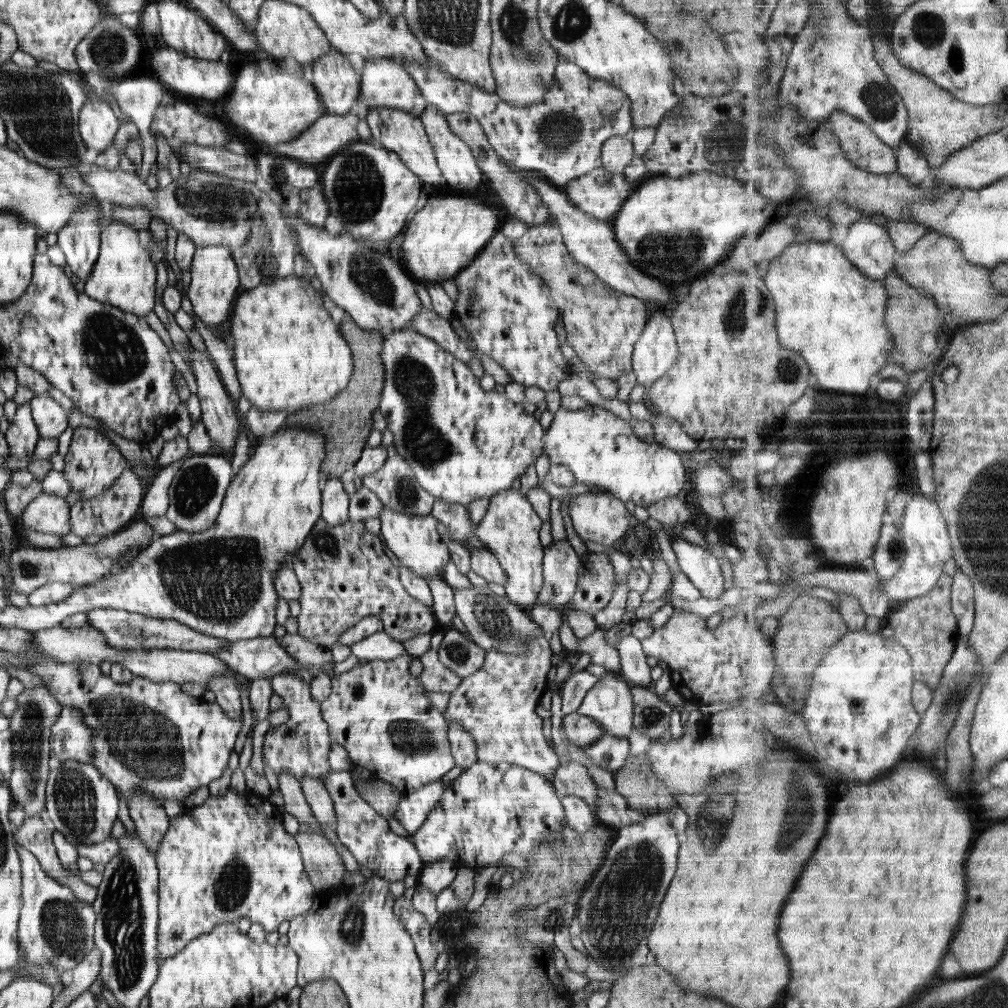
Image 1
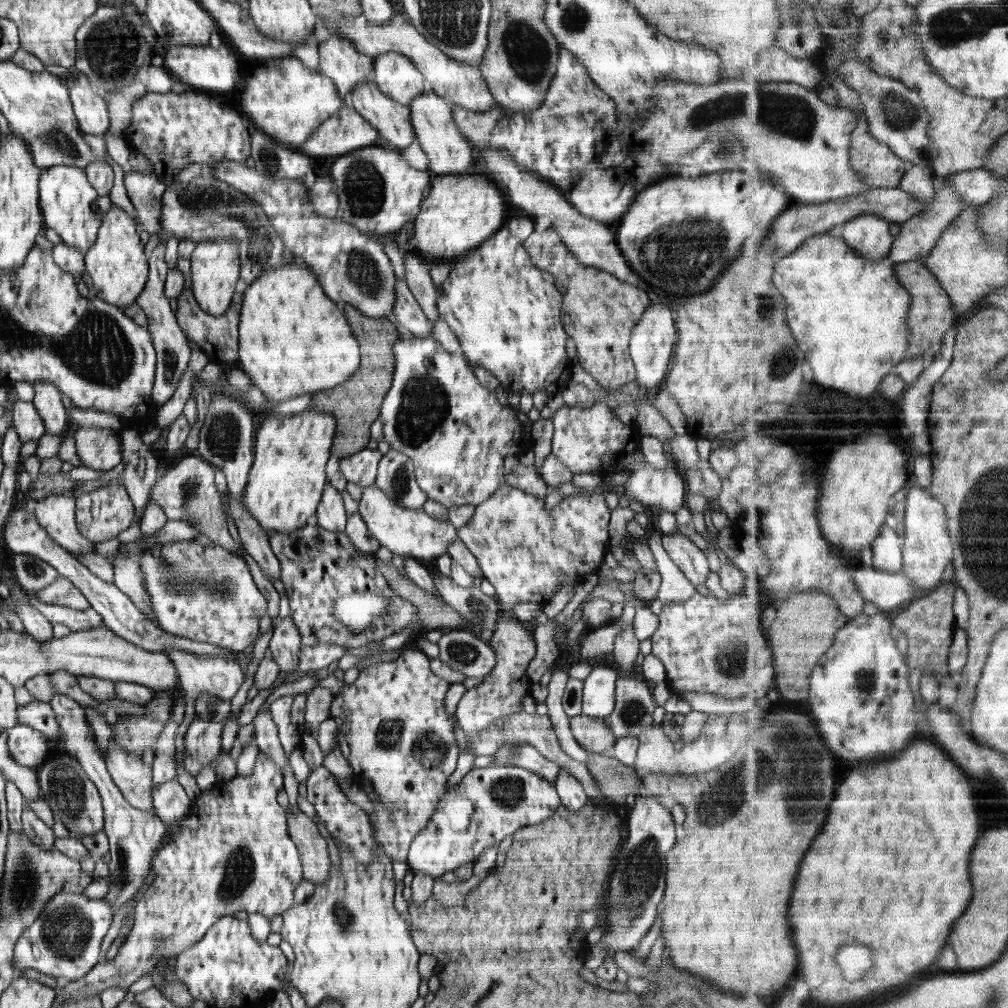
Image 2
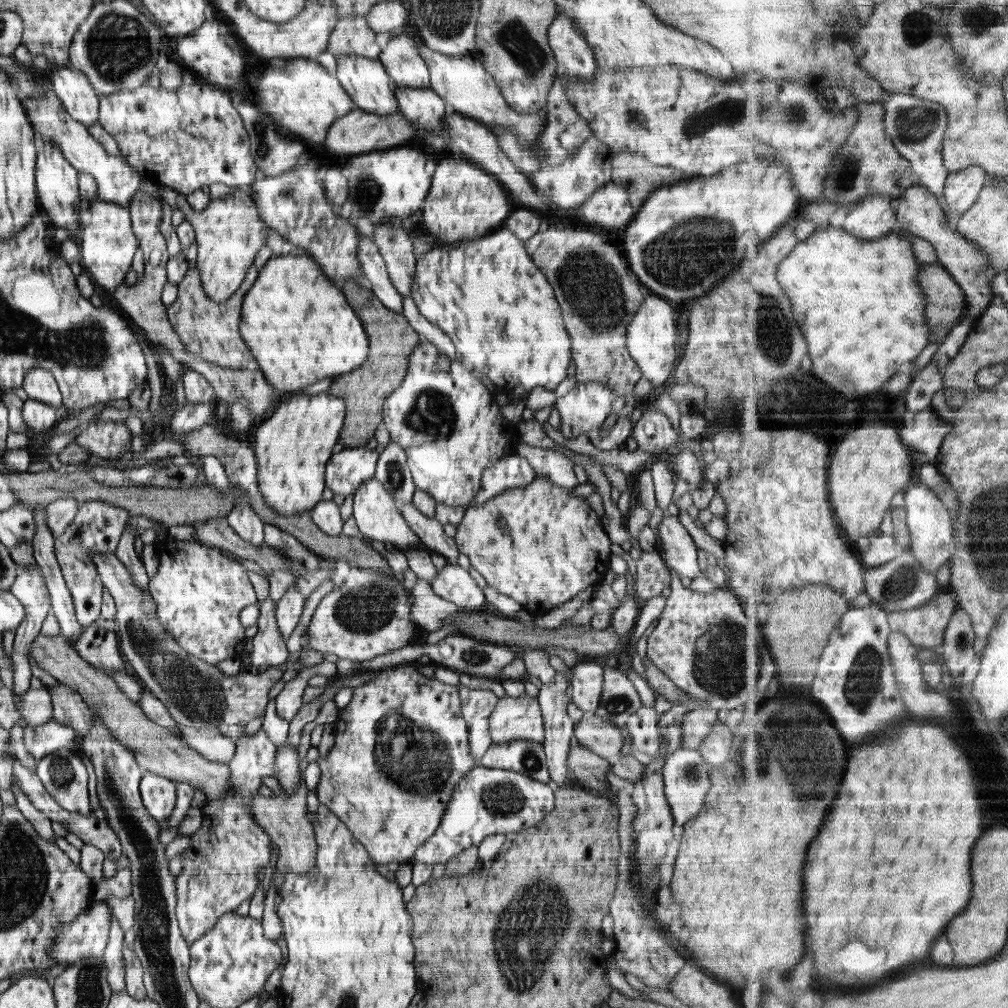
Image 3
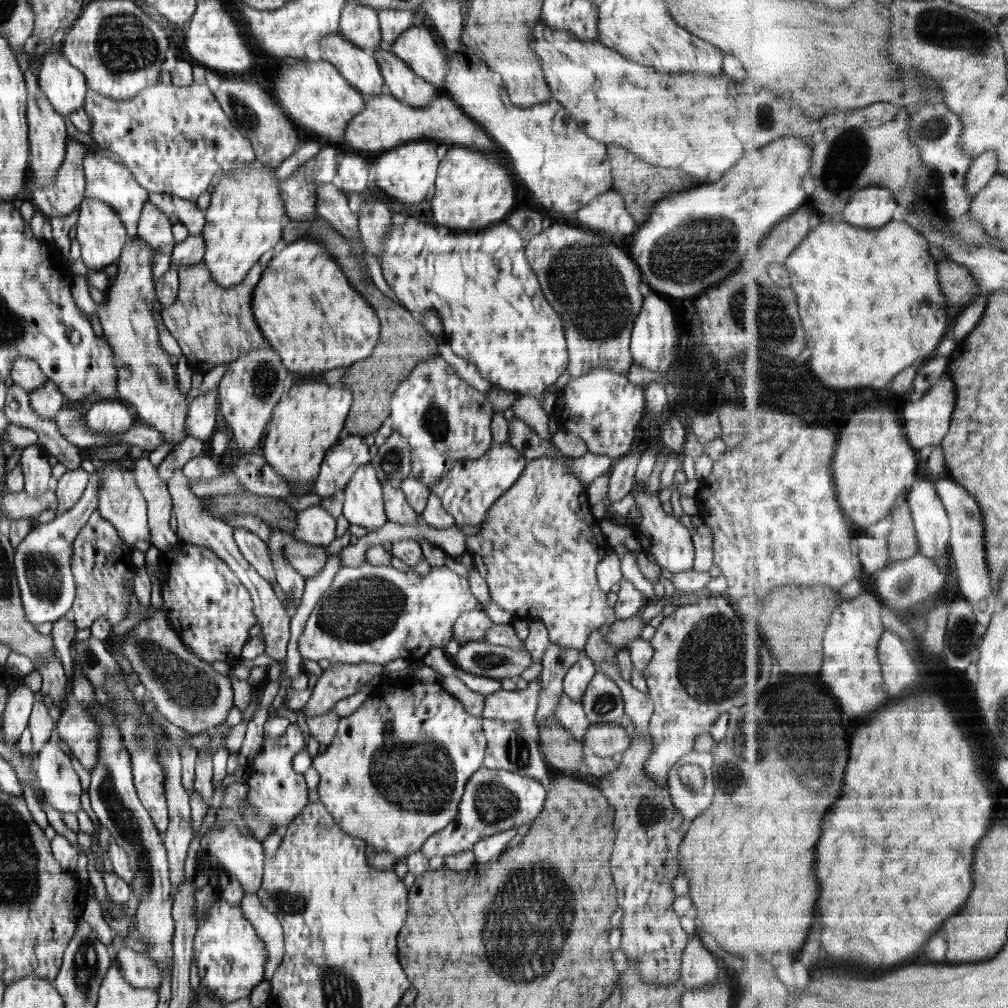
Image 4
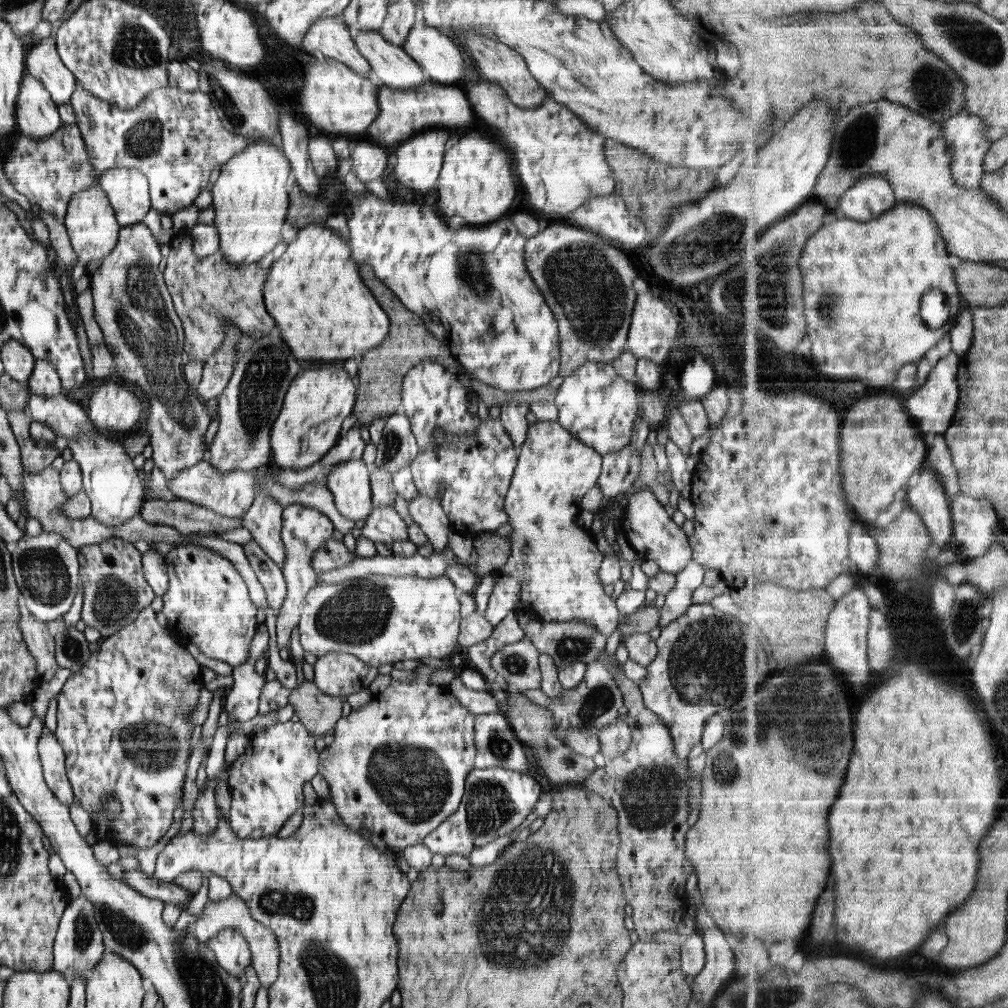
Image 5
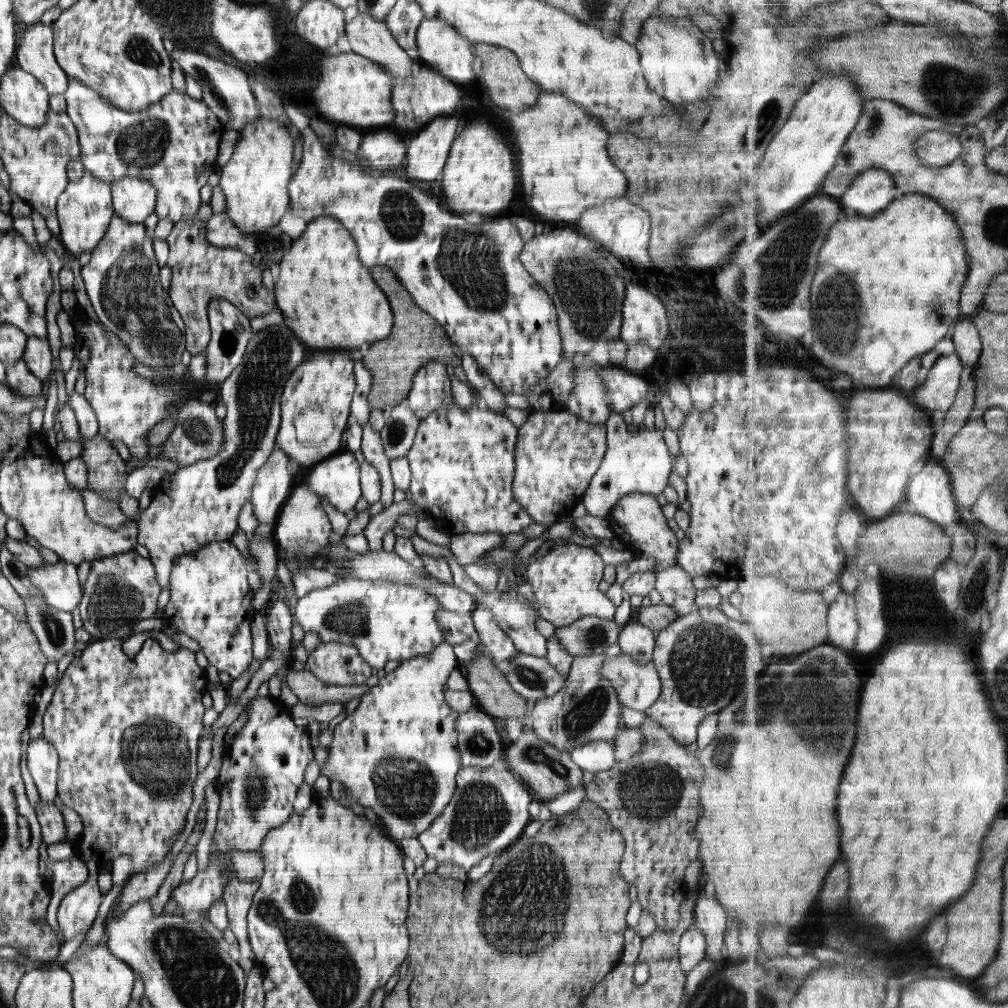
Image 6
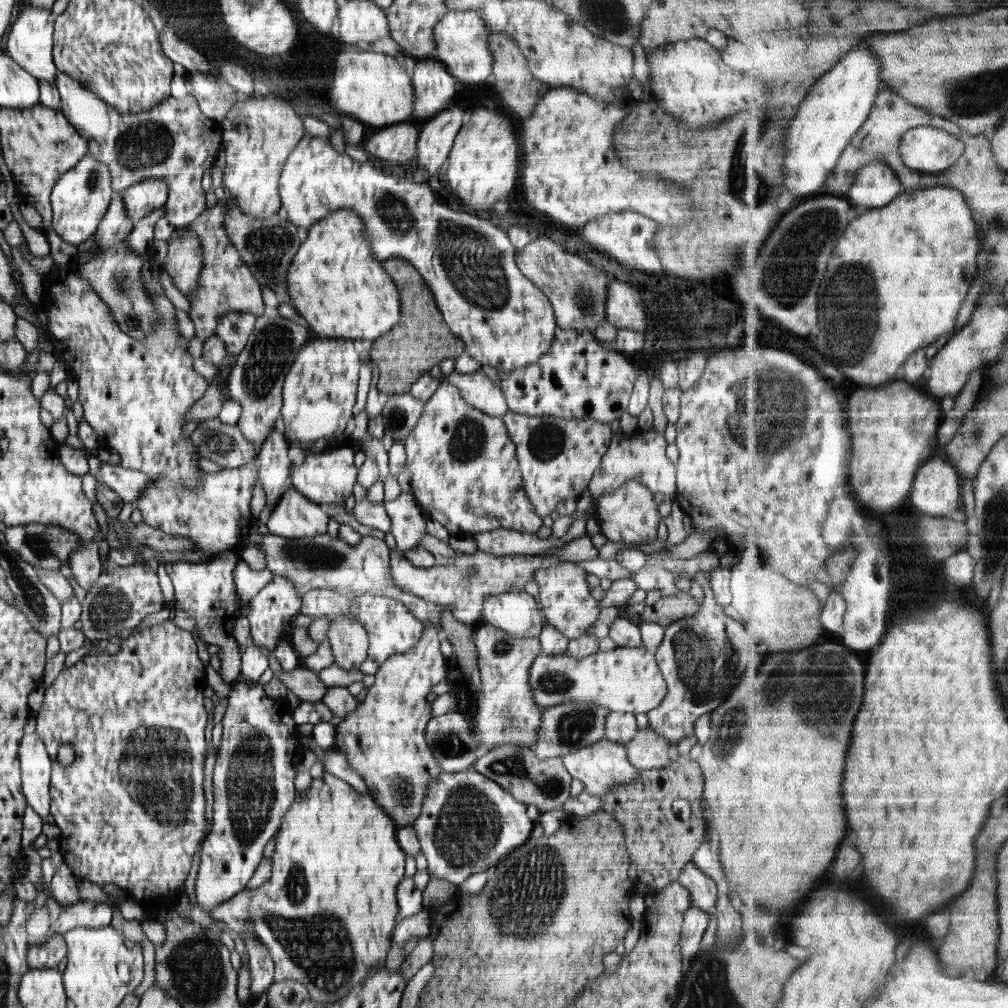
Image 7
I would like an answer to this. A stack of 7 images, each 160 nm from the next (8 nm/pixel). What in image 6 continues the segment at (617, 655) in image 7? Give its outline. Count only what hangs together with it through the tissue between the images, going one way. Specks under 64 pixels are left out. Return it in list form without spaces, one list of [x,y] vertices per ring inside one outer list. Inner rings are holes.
[[[520,650],[500,669],[511,687],[532,702],[554,696],[567,681],[546,657],[524,654]],[[624,653],[605,657],[601,678],[606,678],[616,691],[619,705],[632,710],[645,711],[661,693],[662,683],[653,661],[641,663]]]

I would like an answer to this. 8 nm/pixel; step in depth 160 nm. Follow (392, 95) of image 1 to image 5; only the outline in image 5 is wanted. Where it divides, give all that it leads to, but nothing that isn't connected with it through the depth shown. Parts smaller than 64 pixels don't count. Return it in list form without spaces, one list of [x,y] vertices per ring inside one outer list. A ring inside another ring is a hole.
[[[419,21],[402,48],[435,84],[456,85],[464,76],[464,58],[452,37]]]

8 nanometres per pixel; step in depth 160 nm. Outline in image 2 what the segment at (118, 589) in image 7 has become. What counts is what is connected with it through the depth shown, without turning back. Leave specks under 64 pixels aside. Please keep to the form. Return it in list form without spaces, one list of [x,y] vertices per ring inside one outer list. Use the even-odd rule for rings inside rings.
[[[112,480],[109,486],[75,498],[75,523],[78,532],[93,542],[104,542],[115,538],[134,522],[134,515],[132,499],[120,480]],[[58,575],[48,586],[38,591],[36,598],[44,604],[58,604],[74,610],[88,610],[91,606],[83,592],[62,575]]]

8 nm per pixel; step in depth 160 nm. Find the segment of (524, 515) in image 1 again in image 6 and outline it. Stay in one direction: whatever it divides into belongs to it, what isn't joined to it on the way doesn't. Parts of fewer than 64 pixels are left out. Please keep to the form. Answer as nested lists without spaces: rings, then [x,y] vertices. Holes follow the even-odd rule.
[[[554,411],[531,413],[524,424],[517,427],[515,446],[515,476],[512,484],[514,498],[533,518],[534,523],[554,524],[581,503],[591,478],[601,465],[607,449],[607,428],[588,424],[572,412]],[[560,543],[546,555],[536,558],[525,569],[525,575],[533,588],[539,617],[558,629],[570,626],[582,617],[614,619],[617,606],[598,589],[605,565],[602,557],[591,547],[583,548],[574,543]],[[476,606],[472,613],[477,640],[487,650],[492,661],[501,668],[517,655],[518,650],[512,638],[498,626],[498,621],[494,621],[494,615],[487,606]]]

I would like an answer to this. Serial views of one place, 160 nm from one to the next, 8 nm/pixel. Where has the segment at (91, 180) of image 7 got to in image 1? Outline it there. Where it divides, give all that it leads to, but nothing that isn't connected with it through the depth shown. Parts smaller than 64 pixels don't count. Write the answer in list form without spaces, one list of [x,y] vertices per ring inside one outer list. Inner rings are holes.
[[[114,223],[101,231],[98,260],[85,280],[85,292],[94,300],[132,314],[146,316],[154,310],[156,267],[149,250],[140,243],[139,232],[125,223]]]

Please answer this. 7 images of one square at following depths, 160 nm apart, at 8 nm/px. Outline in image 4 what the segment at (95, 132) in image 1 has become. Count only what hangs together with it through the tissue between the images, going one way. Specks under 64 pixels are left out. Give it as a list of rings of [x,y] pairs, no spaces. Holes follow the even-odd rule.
[[[52,49],[48,53],[44,53],[38,72],[39,86],[56,112],[68,116],[76,109],[83,108],[88,90],[85,76],[78,68],[68,62],[60,50]]]

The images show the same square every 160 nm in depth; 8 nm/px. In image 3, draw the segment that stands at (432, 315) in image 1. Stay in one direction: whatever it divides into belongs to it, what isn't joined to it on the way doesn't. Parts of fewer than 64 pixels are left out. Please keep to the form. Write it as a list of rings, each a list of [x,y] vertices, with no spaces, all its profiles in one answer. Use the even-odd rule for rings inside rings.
[[[357,232],[359,238],[358,260],[367,289],[374,293],[384,306],[403,314],[402,297],[391,283],[382,255],[374,241]]]

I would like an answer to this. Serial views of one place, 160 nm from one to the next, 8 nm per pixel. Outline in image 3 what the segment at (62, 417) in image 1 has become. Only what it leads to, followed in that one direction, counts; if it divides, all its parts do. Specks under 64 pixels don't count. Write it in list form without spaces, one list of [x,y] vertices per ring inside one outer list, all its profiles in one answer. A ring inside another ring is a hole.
[[[32,368],[24,376],[23,386],[28,399],[42,401],[46,406],[58,410],[63,405],[62,393],[55,382],[54,376],[44,368]]]

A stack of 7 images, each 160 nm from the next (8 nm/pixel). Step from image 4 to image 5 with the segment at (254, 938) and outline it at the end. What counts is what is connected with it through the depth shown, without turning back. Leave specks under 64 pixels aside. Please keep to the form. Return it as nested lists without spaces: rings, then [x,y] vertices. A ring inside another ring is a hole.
[[[237,927],[220,930],[214,938],[207,942],[210,952],[214,952],[217,964],[229,975],[245,982],[246,968],[253,966],[252,954],[248,941]]]

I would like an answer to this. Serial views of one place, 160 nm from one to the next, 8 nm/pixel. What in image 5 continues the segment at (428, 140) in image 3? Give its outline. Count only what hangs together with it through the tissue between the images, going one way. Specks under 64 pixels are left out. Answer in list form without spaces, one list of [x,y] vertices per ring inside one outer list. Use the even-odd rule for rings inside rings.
[[[358,31],[354,42],[384,87],[408,91],[426,82],[421,66],[402,47],[388,42],[379,31]]]

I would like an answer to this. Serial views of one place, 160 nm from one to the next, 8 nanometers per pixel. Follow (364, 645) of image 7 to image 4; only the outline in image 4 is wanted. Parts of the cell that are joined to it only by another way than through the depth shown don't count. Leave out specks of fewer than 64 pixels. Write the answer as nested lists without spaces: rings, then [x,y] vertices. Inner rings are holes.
[[[331,663],[318,677],[308,702],[297,713],[300,721],[327,713],[338,700],[360,692],[374,676],[383,672],[382,667],[371,663]]]

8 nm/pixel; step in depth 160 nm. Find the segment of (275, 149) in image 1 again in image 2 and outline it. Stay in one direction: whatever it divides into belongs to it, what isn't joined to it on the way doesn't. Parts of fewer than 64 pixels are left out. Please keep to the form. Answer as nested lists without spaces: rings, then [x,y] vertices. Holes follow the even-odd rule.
[[[349,104],[325,120],[296,150],[308,157],[337,156],[380,145],[379,132]]]

